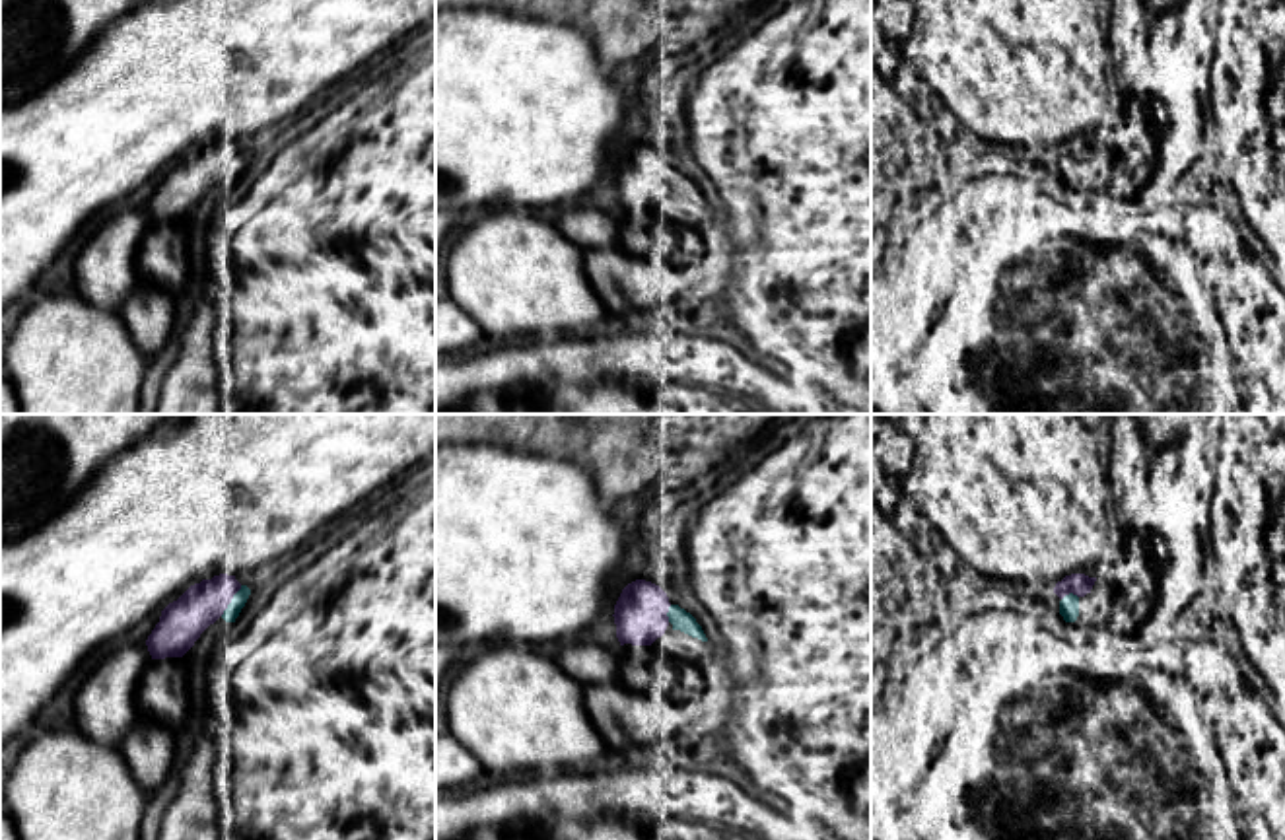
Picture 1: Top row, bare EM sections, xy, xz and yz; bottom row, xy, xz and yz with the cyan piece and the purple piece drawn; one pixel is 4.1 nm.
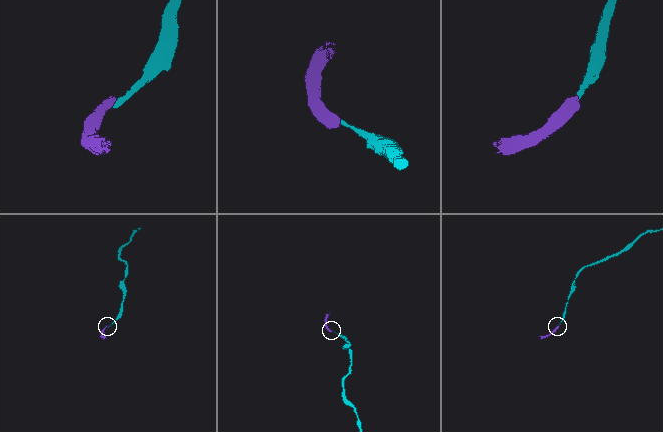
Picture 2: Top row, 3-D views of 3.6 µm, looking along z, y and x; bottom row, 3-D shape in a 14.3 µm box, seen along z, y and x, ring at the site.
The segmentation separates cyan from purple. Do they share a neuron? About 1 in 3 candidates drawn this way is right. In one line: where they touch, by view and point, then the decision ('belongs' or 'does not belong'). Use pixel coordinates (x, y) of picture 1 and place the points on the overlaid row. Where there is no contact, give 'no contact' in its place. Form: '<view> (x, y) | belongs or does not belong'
xy (232, 601) | belongs

